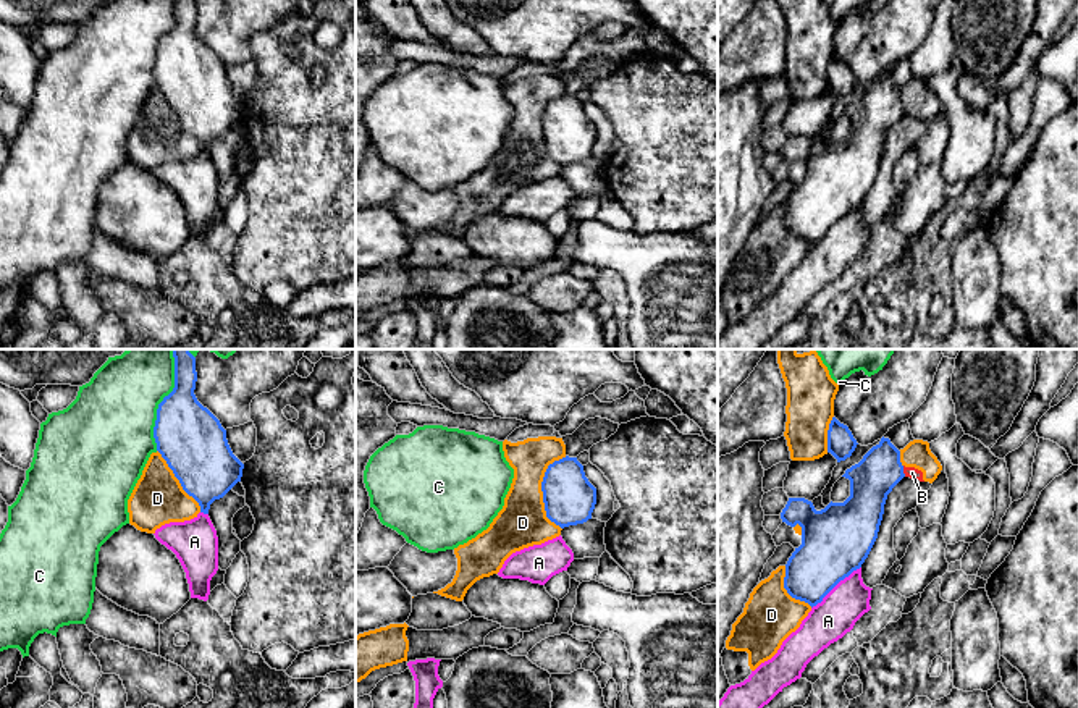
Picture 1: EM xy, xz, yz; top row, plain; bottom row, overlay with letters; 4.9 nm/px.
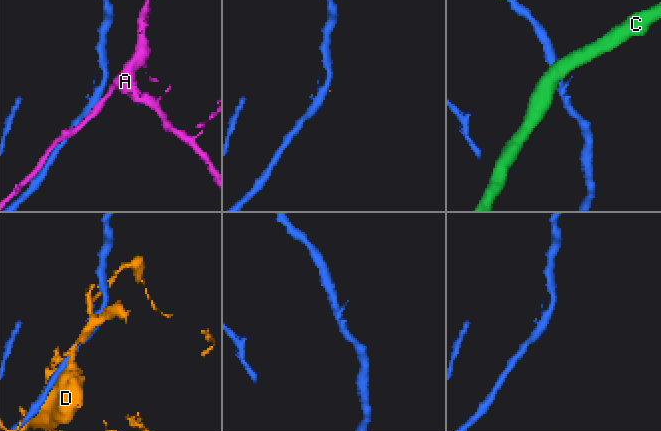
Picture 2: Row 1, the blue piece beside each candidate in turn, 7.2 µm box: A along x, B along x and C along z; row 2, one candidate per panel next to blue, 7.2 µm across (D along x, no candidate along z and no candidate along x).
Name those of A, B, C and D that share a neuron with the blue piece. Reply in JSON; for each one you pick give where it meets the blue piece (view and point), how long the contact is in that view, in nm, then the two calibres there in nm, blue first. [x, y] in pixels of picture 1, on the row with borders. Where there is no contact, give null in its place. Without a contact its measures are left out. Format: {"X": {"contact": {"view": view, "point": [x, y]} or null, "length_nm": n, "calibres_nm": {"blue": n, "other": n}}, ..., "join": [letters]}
{"join": []}

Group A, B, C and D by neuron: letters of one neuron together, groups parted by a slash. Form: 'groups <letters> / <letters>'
groups A / B D / C

